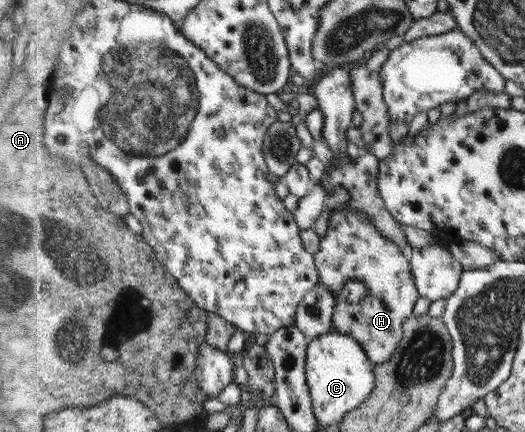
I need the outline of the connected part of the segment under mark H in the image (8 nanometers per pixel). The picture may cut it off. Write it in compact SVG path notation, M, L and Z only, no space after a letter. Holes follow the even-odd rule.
M349 209L332 212L328 229L318 243L315 265L319 271L319 284L339 299L334 313L334 330L356 337L356 341L368 349L368 357L372 357L376 365L386 363L395 355L403 339L403 324L413 315L419 298L408 252L380 233L367 215ZM352 281L366 287L362 302L348 302L342 295L343 289Z

